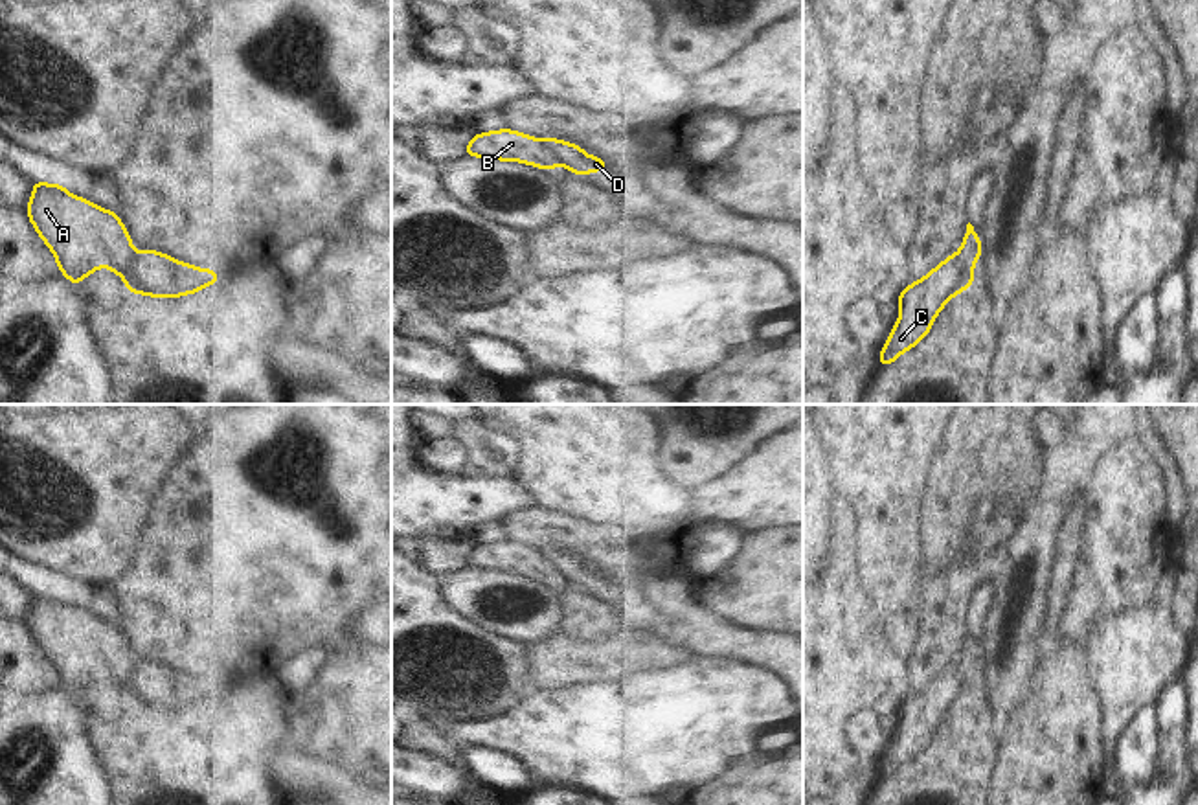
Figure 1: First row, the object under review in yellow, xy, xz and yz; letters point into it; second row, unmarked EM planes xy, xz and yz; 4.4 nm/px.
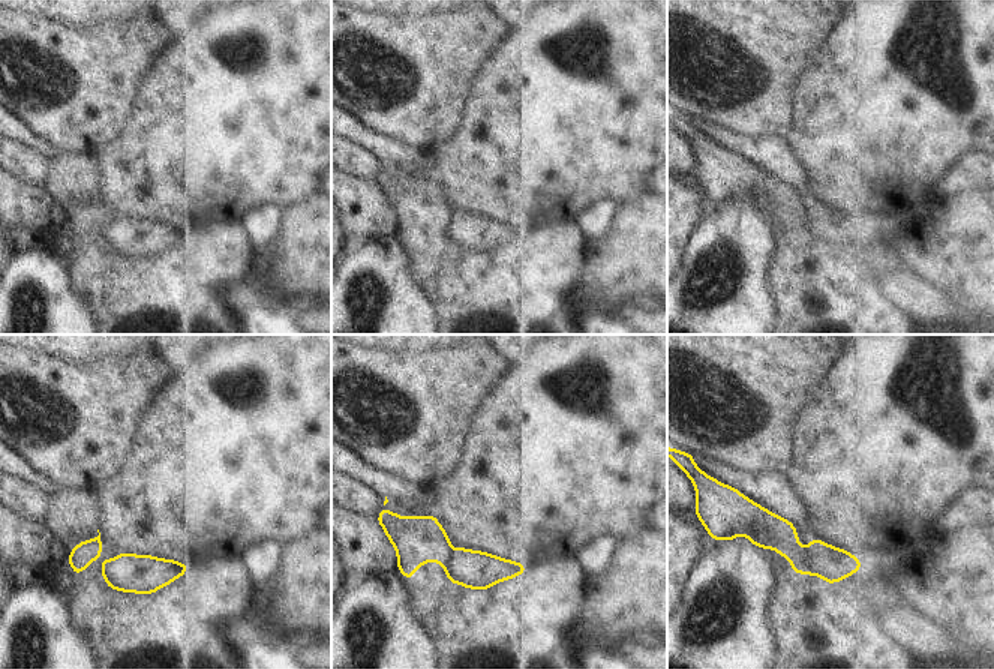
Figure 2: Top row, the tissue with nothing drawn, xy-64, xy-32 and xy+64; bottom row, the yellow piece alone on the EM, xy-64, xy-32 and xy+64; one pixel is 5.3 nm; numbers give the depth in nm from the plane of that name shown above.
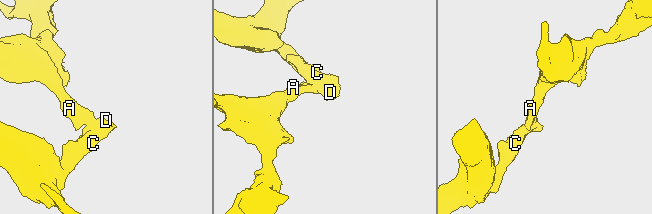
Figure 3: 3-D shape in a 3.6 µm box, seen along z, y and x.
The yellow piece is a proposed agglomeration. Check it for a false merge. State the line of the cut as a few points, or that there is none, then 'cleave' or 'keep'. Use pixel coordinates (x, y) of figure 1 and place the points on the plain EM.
cut in xy along (136, 664), (122, 688); cleave

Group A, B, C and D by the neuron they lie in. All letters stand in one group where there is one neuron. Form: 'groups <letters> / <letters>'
groups A B / C D

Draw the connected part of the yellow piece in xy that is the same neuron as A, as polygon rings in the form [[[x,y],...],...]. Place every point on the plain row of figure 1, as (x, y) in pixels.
[[[31,595],[26,627],[53,663],[61,686],[73,698],[103,678],[123,689],[136,663],[121,630],[112,621],[70,607],[62,595]]]

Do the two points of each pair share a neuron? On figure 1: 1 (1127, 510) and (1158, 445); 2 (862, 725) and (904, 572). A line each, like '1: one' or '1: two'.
1: two
2: two

